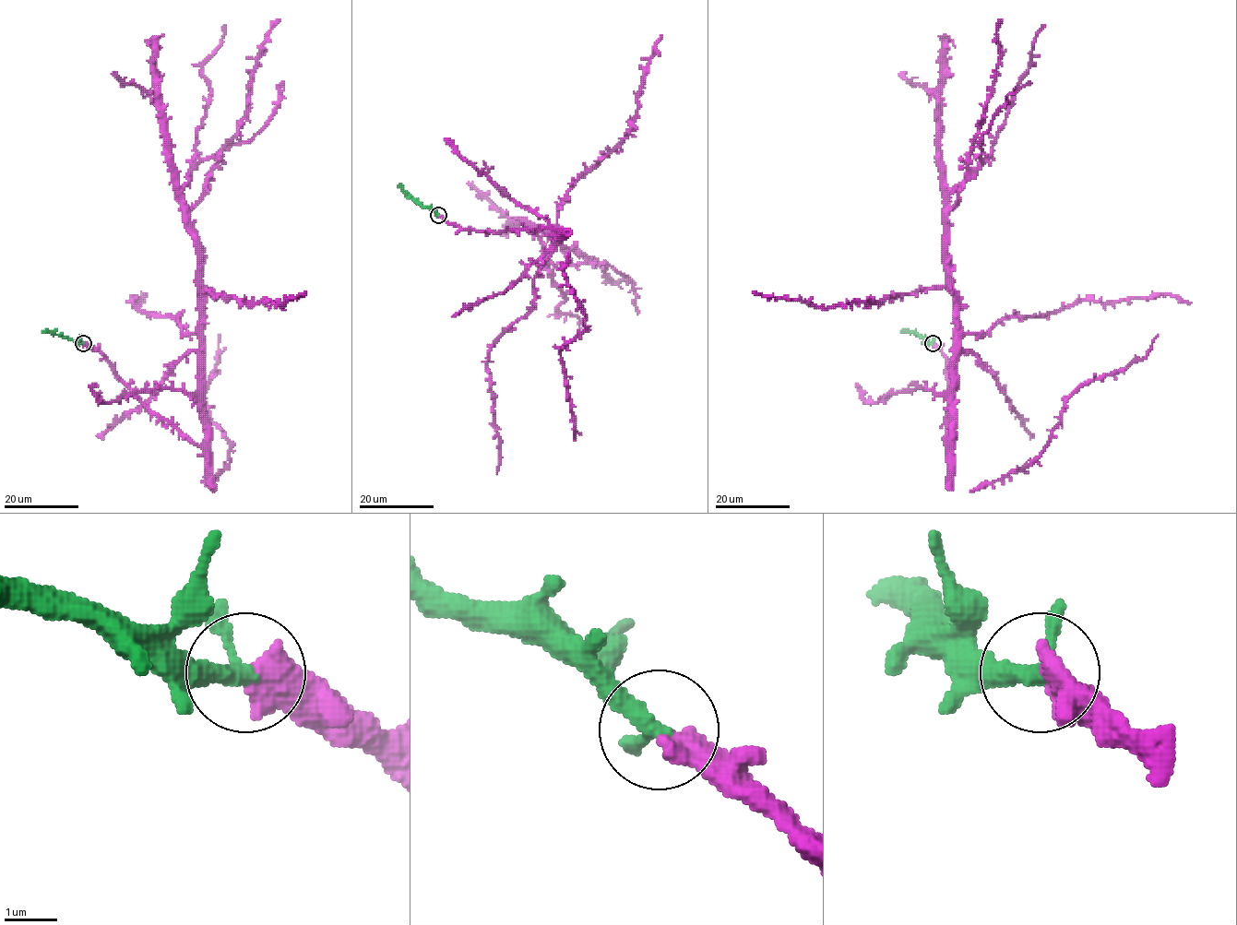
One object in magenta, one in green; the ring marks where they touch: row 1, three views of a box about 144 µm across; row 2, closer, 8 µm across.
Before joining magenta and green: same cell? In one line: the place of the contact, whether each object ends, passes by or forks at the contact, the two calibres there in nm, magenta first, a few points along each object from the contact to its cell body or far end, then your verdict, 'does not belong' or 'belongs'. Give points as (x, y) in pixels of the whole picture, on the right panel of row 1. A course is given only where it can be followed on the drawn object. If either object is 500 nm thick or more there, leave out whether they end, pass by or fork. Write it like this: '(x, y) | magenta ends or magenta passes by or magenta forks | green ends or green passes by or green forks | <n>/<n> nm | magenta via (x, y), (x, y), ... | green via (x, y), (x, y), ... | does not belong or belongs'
(933, 343) | 550/280 nm | magenta via (932, 343), (945, 356), (945, 444), (951, 444), (955, 289), (948, 252), (949, 193), (991, 152), (1041, 24) | green via (932, 343), (903, 330) | belongs

